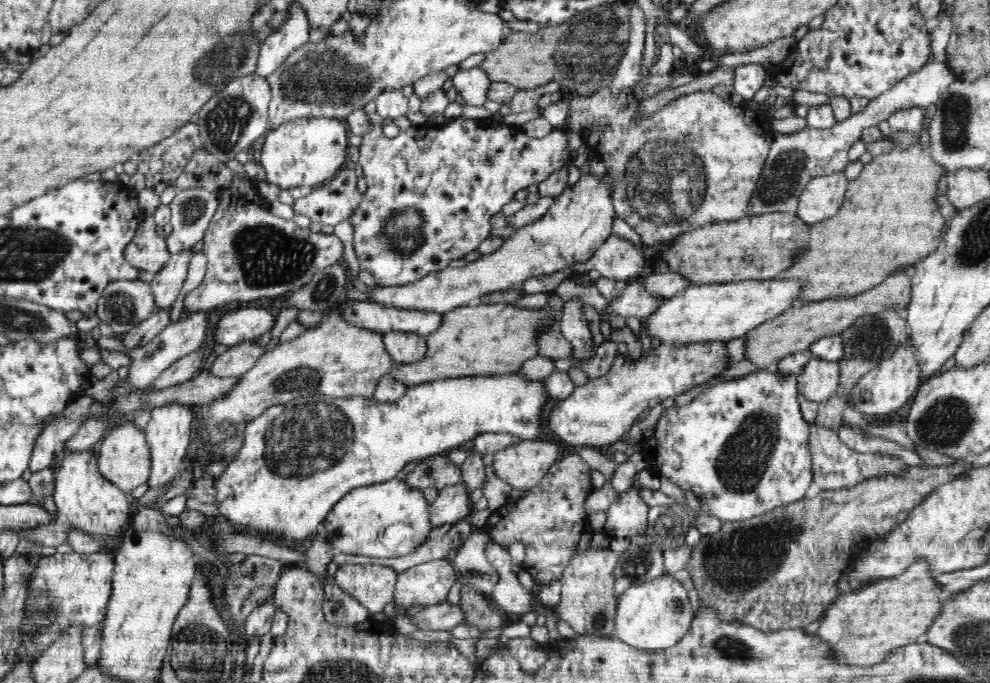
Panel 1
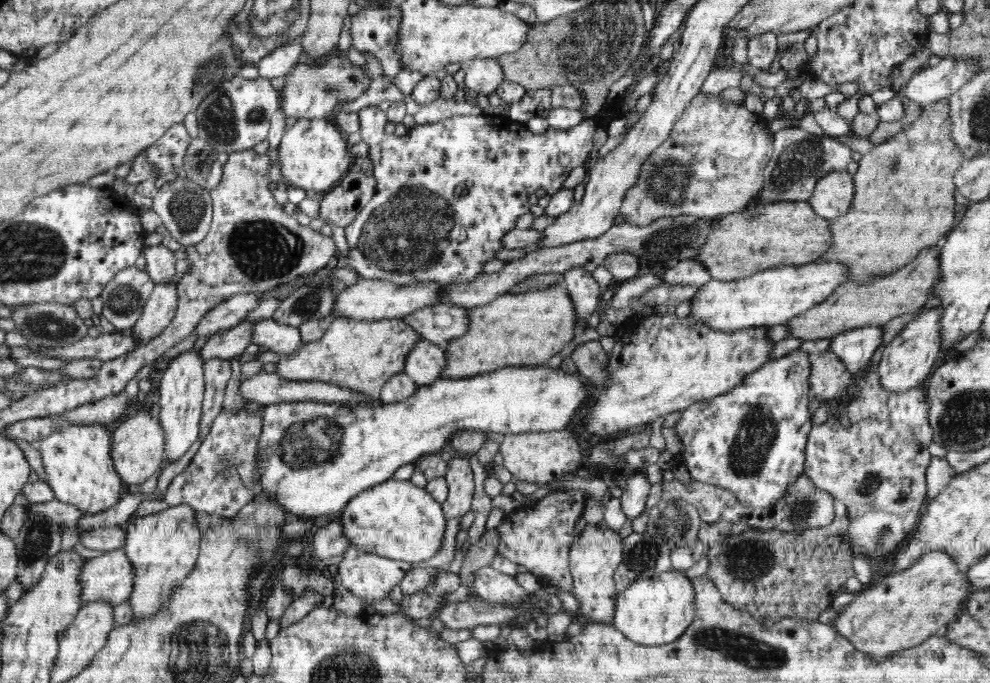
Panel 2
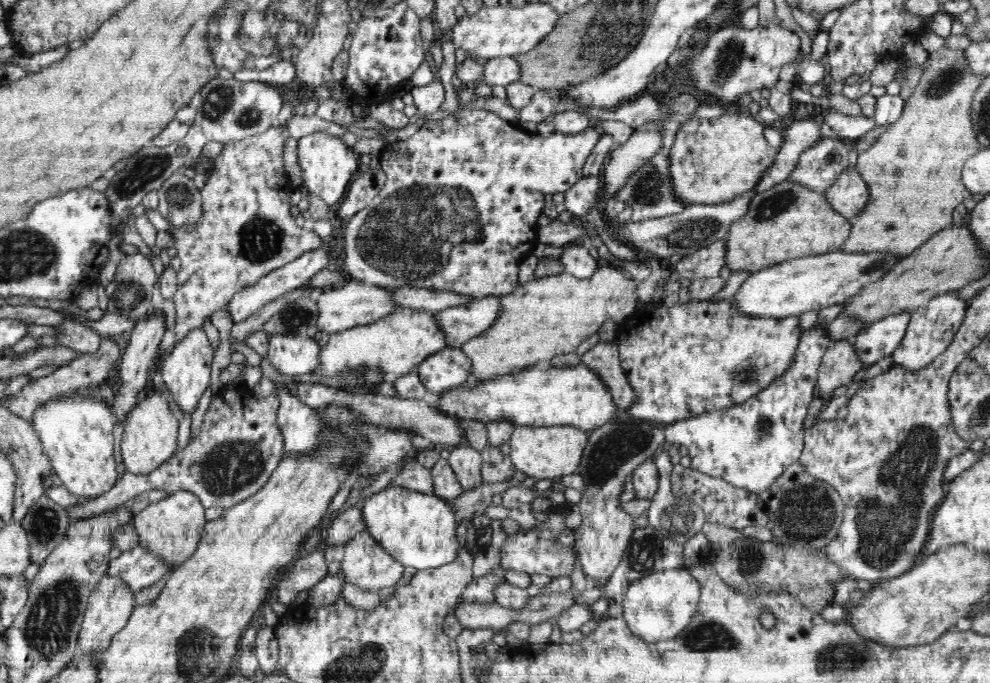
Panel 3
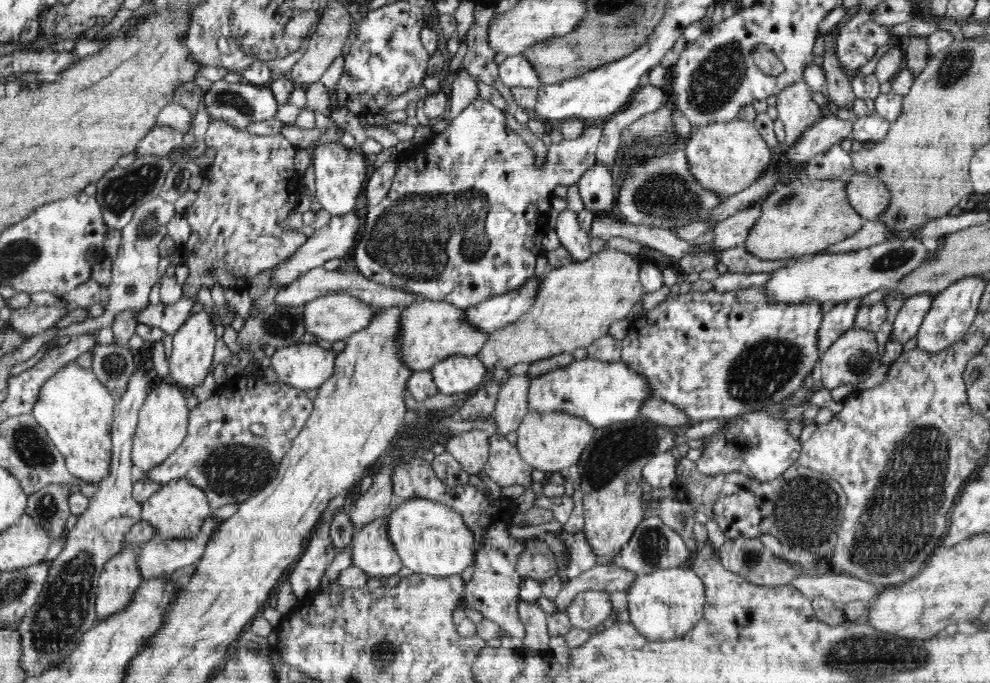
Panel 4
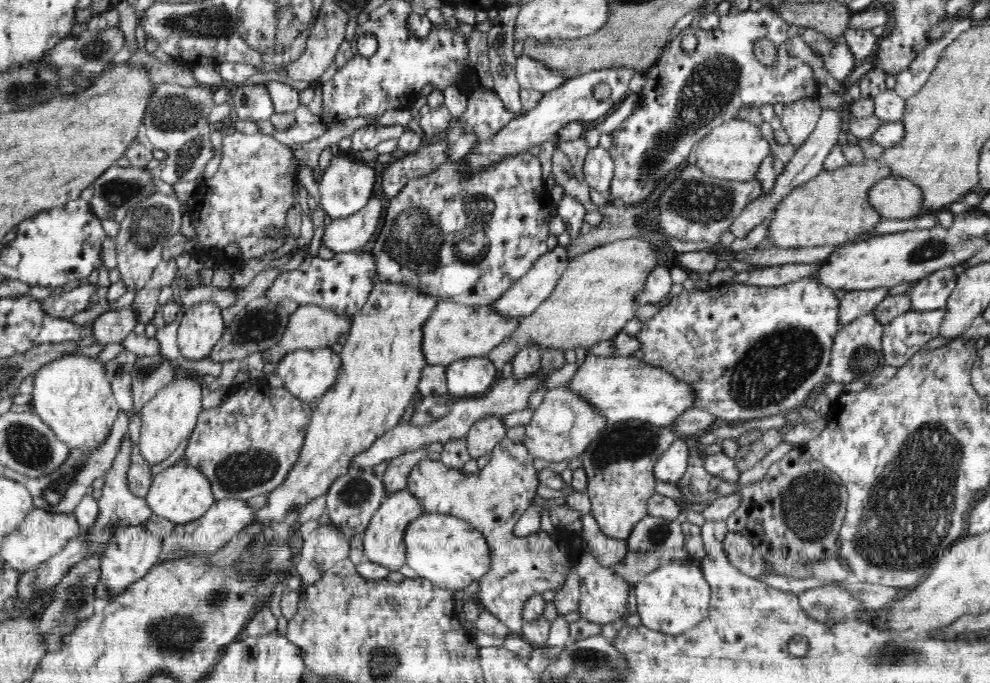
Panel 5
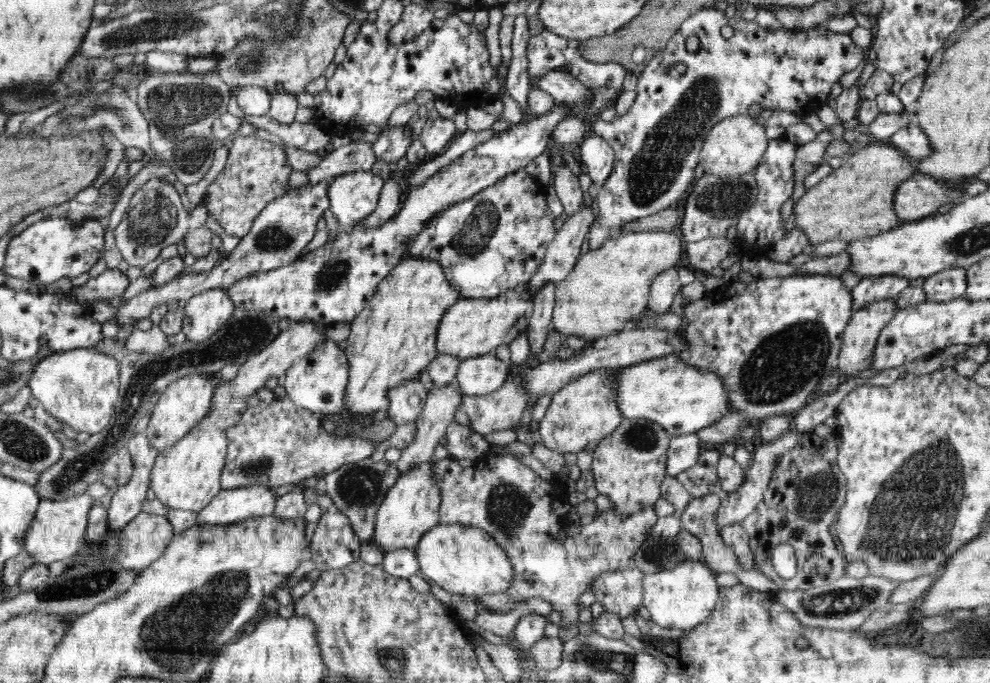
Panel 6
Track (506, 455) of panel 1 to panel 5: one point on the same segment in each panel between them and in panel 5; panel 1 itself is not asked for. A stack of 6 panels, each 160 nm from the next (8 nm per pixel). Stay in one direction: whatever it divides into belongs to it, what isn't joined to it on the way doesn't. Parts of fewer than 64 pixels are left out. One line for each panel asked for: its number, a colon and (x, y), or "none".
2: (538, 458)
3: (541, 452)
4: (550, 443)
5: (563, 426)

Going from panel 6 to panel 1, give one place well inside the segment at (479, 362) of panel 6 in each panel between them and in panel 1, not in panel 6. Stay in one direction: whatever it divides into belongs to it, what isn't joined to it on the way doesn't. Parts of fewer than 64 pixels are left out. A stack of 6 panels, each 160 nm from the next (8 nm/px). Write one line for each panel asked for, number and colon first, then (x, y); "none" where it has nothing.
1: (403, 347)
2: (424, 363)
3: (448, 368)
4: (456, 374)
5: (470, 376)

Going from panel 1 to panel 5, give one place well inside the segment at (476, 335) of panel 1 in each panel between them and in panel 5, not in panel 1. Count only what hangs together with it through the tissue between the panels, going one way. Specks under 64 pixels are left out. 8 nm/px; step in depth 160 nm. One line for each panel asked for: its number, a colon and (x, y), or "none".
2: (522, 330)
3: (552, 316)
4: (577, 303)
5: (600, 291)

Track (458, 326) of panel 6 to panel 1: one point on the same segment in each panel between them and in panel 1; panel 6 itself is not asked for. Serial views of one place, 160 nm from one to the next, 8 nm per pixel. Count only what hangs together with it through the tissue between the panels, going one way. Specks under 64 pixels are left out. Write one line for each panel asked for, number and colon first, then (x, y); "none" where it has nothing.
1: (335, 359)
2: (360, 355)
3: (395, 345)
4: (431, 331)
5: (452, 332)

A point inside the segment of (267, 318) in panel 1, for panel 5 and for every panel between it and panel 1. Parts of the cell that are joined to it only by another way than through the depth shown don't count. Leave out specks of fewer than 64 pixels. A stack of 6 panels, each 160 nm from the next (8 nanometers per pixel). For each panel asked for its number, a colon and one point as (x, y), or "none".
2: (279, 338)
3: (294, 354)
4: (304, 366)
5: (307, 374)

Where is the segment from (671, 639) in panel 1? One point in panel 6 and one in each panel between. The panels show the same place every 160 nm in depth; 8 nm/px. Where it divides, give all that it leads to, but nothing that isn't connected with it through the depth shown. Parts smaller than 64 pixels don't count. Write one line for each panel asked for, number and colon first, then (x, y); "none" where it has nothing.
2: (653, 611)
3: (658, 607)
4: (664, 605)
5: (674, 598)
6: (679, 598)

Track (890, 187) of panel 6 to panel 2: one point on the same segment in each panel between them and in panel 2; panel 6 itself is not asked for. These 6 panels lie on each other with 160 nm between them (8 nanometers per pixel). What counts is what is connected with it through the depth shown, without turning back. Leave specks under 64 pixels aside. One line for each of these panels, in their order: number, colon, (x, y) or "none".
2: (789, 233)
3: (788, 221)
4: (803, 217)
5: (830, 209)

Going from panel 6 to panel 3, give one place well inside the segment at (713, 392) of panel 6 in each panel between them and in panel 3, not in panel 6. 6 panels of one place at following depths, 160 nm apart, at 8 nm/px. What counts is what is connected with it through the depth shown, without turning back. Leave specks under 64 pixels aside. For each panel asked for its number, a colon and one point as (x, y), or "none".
3: (539, 396)
4: (602, 393)
5: (622, 389)

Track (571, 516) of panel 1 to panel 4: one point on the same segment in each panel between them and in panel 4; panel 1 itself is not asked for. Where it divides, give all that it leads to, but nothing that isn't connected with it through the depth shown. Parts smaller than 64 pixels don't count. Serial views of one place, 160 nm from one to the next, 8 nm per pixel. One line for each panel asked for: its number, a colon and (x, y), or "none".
2: (539, 536)
3: (548, 549)
4: (536, 561)

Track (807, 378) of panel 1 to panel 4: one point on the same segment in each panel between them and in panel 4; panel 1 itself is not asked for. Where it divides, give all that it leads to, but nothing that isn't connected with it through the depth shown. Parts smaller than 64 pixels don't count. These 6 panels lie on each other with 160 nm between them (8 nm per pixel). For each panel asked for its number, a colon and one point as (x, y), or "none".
2: (829, 378)
3: (840, 363)
4: (853, 357)

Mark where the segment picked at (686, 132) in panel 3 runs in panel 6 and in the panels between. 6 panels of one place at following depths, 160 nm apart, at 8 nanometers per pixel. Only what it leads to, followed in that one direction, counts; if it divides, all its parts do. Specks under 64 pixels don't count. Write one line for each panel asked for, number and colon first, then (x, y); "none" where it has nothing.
4: (725, 157)
5: (734, 150)
6: (733, 147)

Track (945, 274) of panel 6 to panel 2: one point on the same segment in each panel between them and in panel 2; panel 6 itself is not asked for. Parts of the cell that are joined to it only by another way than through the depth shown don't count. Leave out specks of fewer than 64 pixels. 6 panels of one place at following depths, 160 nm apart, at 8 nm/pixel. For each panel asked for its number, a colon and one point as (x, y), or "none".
2: (855, 347)
3: (881, 338)
4: (905, 327)
5: (931, 293)

